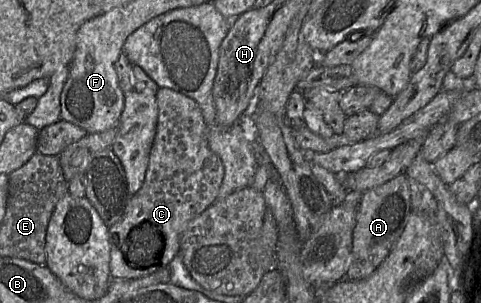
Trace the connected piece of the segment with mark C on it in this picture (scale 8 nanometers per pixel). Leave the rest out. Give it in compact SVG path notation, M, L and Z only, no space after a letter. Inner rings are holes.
M132 65L132 74L136 91L152 90L156 93L158 120L143 185L131 197L122 219L109 227L110 273L117 279L139 278L170 265L178 255L181 233L191 220L215 202L224 176L220 158L208 145L207 125L197 102L173 89L159 88L138 65Z

